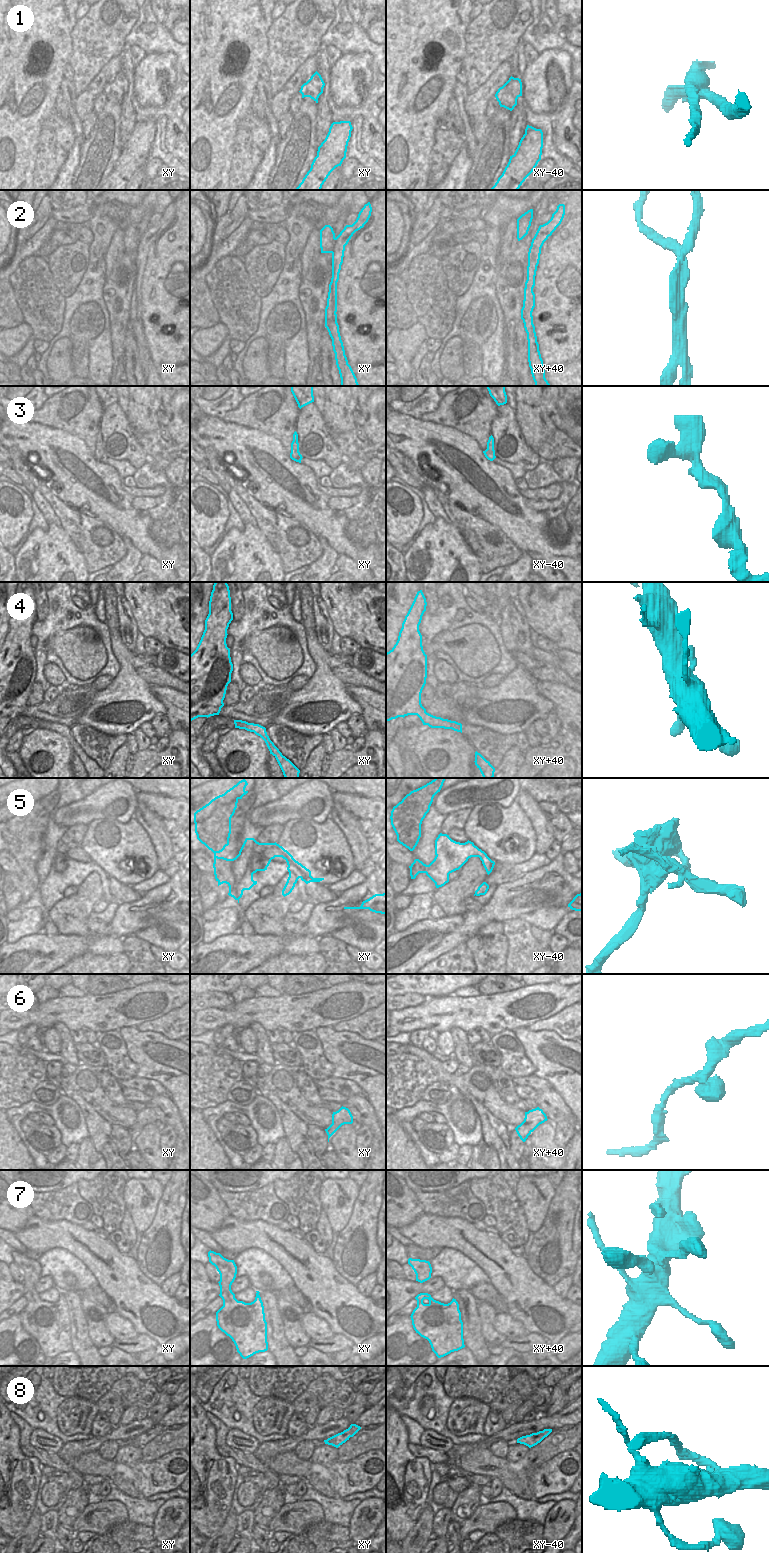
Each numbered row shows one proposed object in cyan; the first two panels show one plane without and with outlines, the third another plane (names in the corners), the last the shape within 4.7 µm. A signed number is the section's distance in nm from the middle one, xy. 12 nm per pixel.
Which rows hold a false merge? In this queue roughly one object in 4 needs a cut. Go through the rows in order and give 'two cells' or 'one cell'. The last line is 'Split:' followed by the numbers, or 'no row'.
1: two cells
2: one cell
3: one cell
4: one cell
5: two cells
6: one cell
7: one cell
8: two cells
Split: 1, 5, 8

